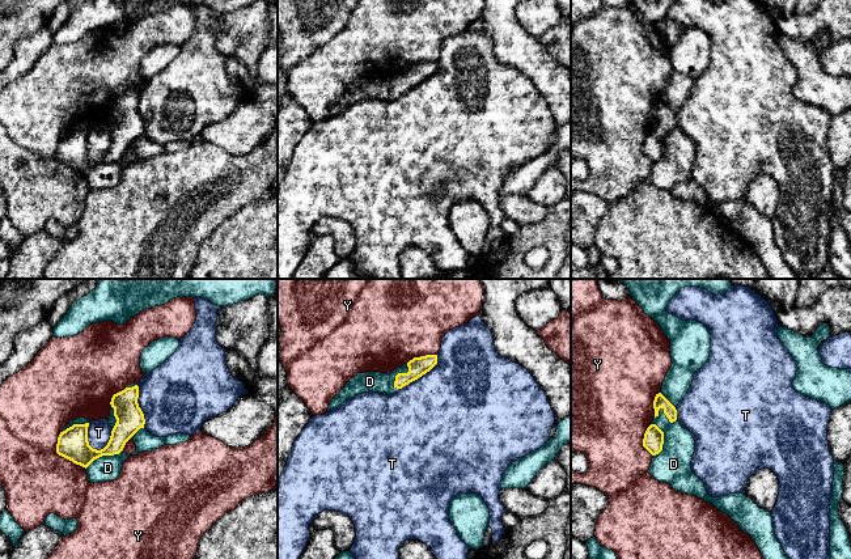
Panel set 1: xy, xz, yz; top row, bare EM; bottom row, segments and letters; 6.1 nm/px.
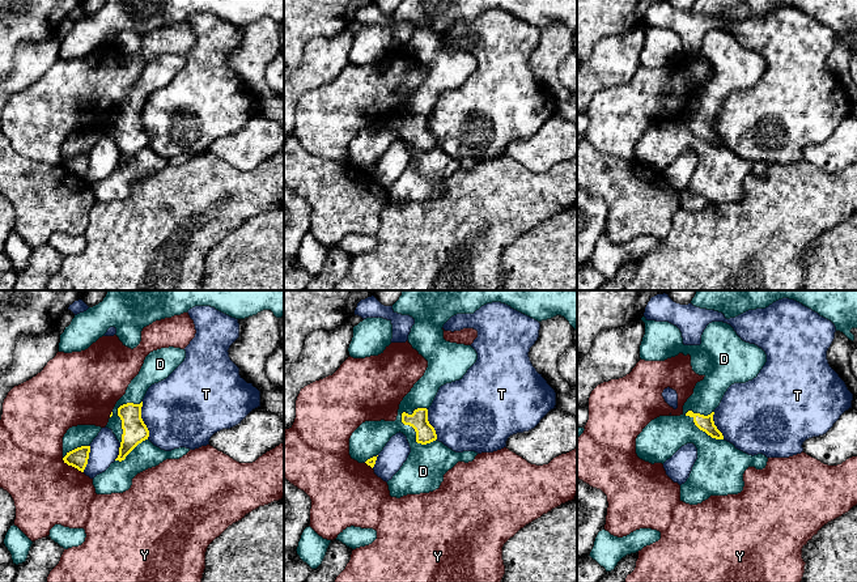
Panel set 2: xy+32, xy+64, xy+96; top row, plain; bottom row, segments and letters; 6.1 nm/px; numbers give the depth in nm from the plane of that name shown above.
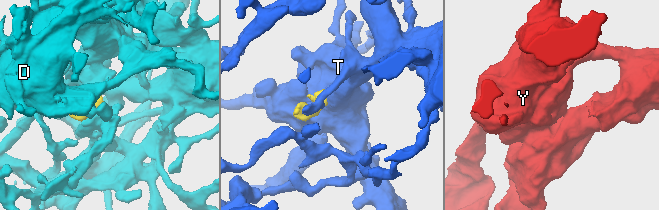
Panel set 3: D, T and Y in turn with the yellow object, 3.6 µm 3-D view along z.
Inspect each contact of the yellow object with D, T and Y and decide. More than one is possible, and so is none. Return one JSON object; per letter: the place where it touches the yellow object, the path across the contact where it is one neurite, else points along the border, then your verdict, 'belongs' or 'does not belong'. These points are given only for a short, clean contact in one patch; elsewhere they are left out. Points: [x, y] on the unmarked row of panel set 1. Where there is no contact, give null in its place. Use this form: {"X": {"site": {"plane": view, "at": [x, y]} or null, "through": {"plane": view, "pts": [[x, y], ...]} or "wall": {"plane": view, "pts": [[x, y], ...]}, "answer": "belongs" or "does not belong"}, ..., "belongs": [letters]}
{"D": {"site": {"plane": "yz", "at": [663, 145]}, "answer": "belongs"}, "T": {"site": {"plane": "xy", "at": [106, 152]}, "answer": "does not belong"}, "Y": {"site": {"plane": "xy", "at": [60, 161]}, "answer": "does not belong"}, "belongs": ["D"]}

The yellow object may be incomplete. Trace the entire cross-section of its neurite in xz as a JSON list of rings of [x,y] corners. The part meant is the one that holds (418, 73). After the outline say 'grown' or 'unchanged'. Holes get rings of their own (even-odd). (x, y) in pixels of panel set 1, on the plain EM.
[[[437,62],[414,64],[390,81],[381,79],[357,80],[331,106],[327,118],[335,117],[355,102],[373,98],[386,102],[398,99],[403,93],[418,86],[437,71]]] | grown

